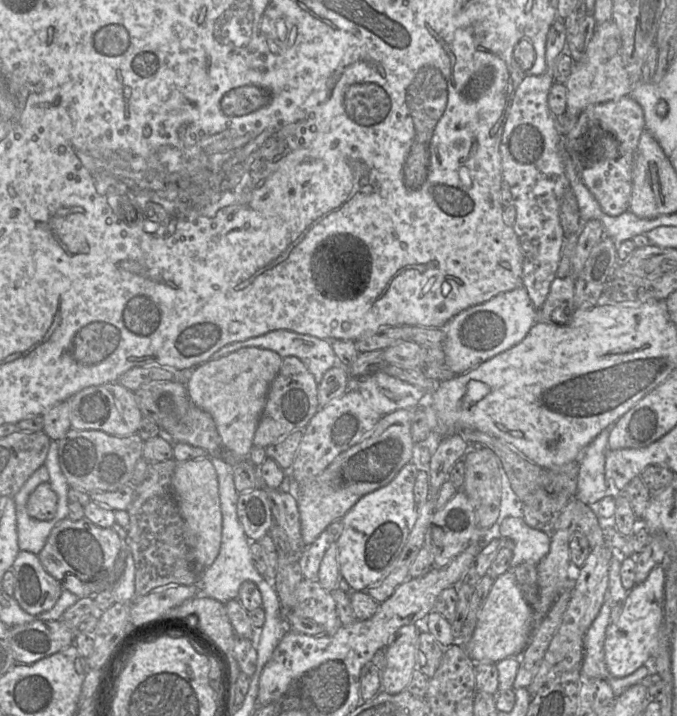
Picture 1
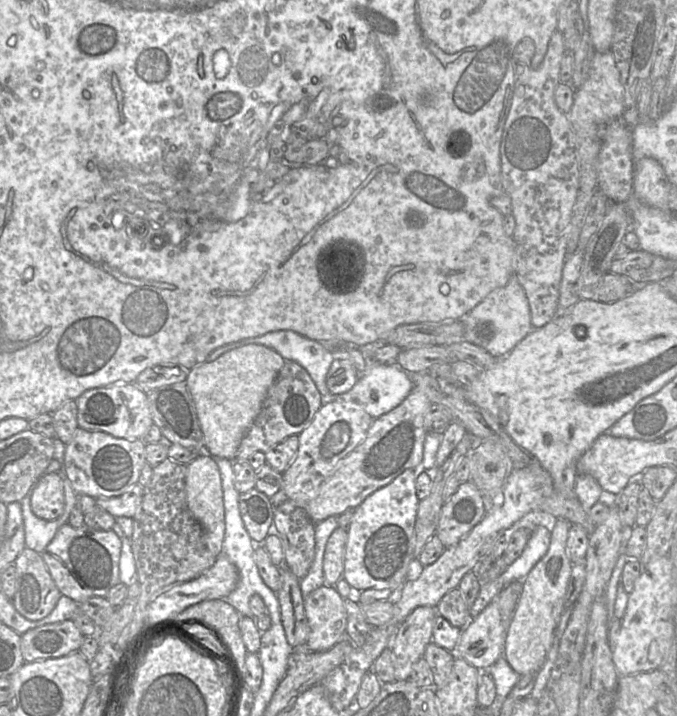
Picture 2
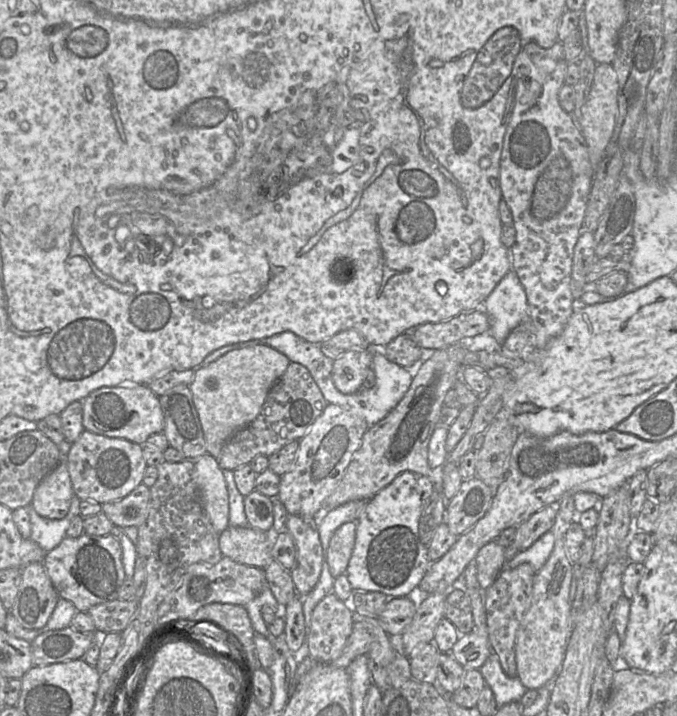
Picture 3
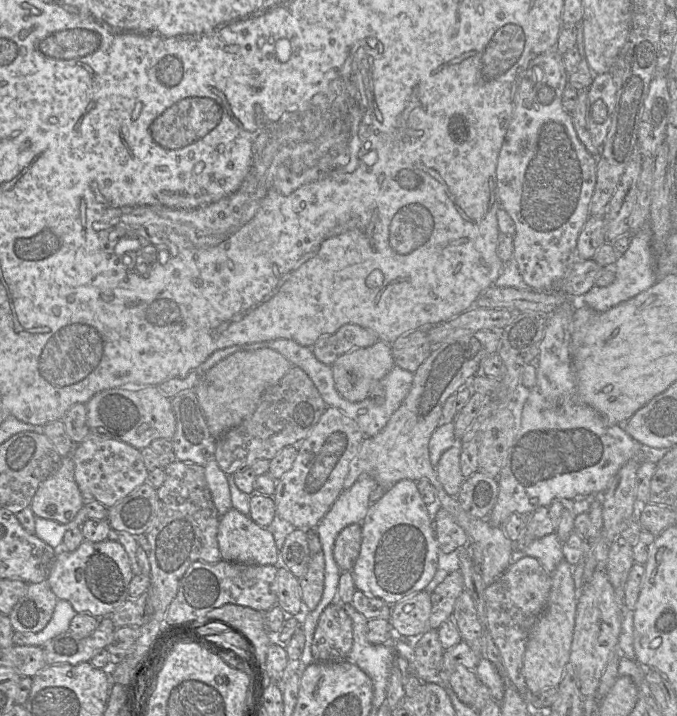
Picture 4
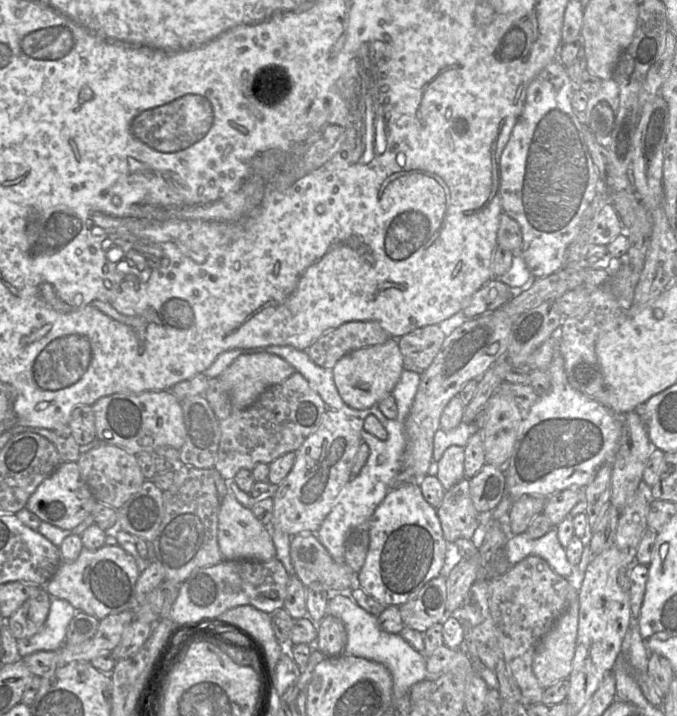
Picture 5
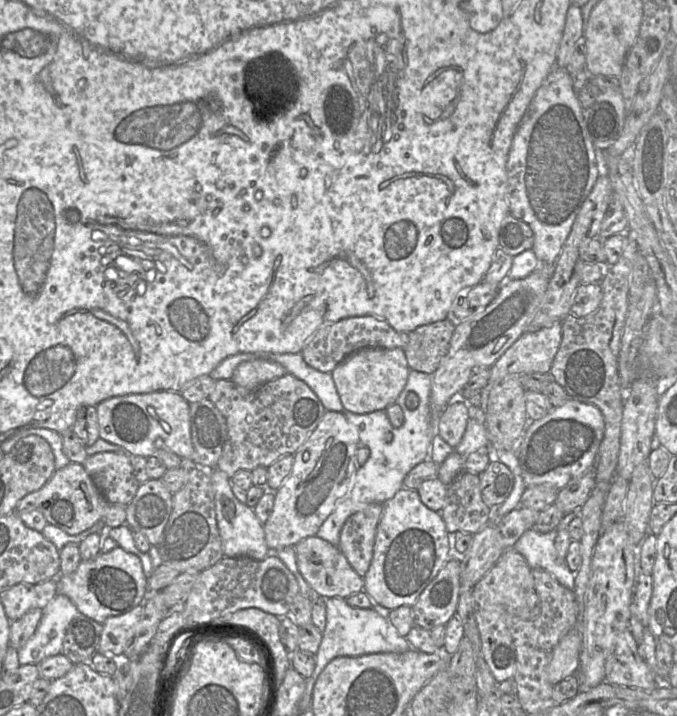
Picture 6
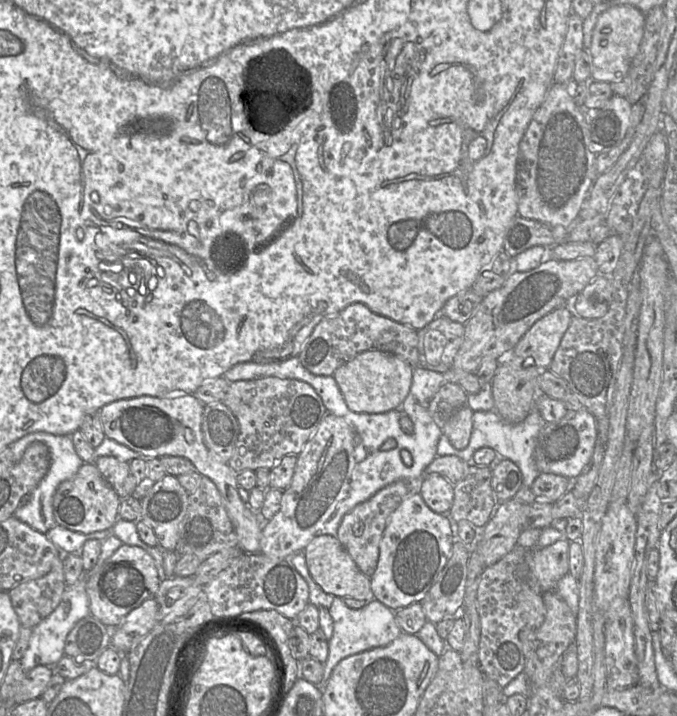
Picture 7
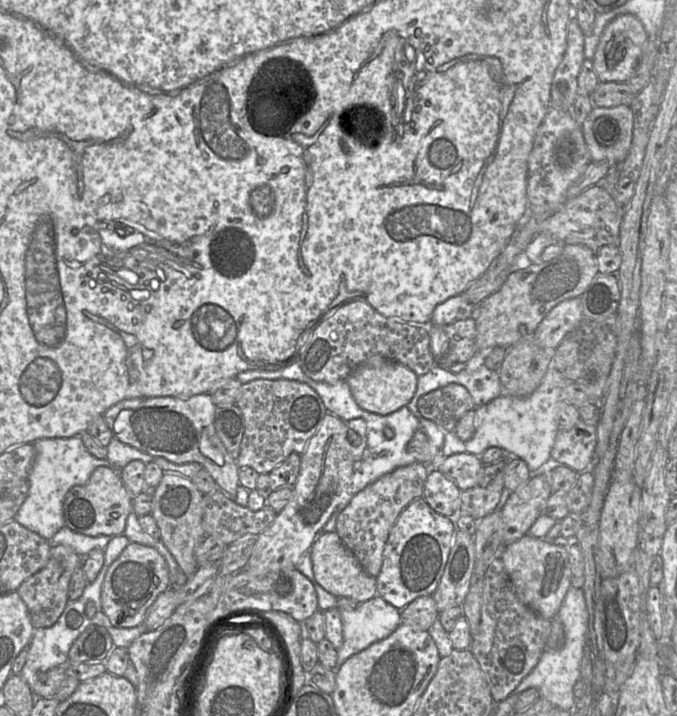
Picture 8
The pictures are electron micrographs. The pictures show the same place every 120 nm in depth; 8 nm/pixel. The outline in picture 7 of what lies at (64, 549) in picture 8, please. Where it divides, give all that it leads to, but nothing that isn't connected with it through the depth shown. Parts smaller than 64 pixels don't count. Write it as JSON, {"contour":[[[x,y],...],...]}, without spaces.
{"contour":[[[58,560],[44,576],[7,591],[21,626],[34,628],[59,605],[66,588],[63,562]]]}

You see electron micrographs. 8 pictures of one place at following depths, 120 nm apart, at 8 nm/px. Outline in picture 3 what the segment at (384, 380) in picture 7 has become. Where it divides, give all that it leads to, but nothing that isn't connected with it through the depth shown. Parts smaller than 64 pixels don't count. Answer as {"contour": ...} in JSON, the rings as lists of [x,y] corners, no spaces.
{"contour":[[[373,349],[349,350],[333,361],[332,379],[342,394],[354,394],[372,369]]]}

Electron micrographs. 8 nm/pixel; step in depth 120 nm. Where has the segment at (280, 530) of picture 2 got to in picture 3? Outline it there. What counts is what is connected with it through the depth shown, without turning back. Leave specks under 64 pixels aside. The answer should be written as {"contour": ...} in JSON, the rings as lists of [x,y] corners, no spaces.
{"contour":[[[288,514],[285,527],[295,542],[296,566],[290,571],[299,596],[308,595],[316,586],[323,565],[323,551],[318,533],[318,517]]]}

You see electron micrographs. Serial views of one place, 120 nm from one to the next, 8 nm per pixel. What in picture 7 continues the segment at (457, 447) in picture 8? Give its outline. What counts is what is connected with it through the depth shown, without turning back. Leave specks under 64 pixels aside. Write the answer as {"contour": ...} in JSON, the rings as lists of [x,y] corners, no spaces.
{"contour":[[[534,407],[522,422],[516,424],[505,421],[495,410],[475,411],[472,420],[473,429],[467,447],[460,450],[456,449],[447,436],[442,434],[437,445],[437,456],[454,455],[468,464],[474,464],[473,454],[482,447],[490,447],[499,456],[513,461],[519,467],[523,477],[523,487],[530,488],[540,474],[534,460],[534,449],[537,438],[547,423],[538,409]]]}

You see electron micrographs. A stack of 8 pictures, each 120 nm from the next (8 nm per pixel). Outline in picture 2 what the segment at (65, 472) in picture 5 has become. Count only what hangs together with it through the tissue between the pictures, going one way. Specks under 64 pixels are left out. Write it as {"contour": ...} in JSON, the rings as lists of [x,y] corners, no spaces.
{"contour":[[[59,472],[44,474],[33,486],[31,509],[34,515],[53,521],[59,518],[65,508],[65,493],[62,476]]]}

